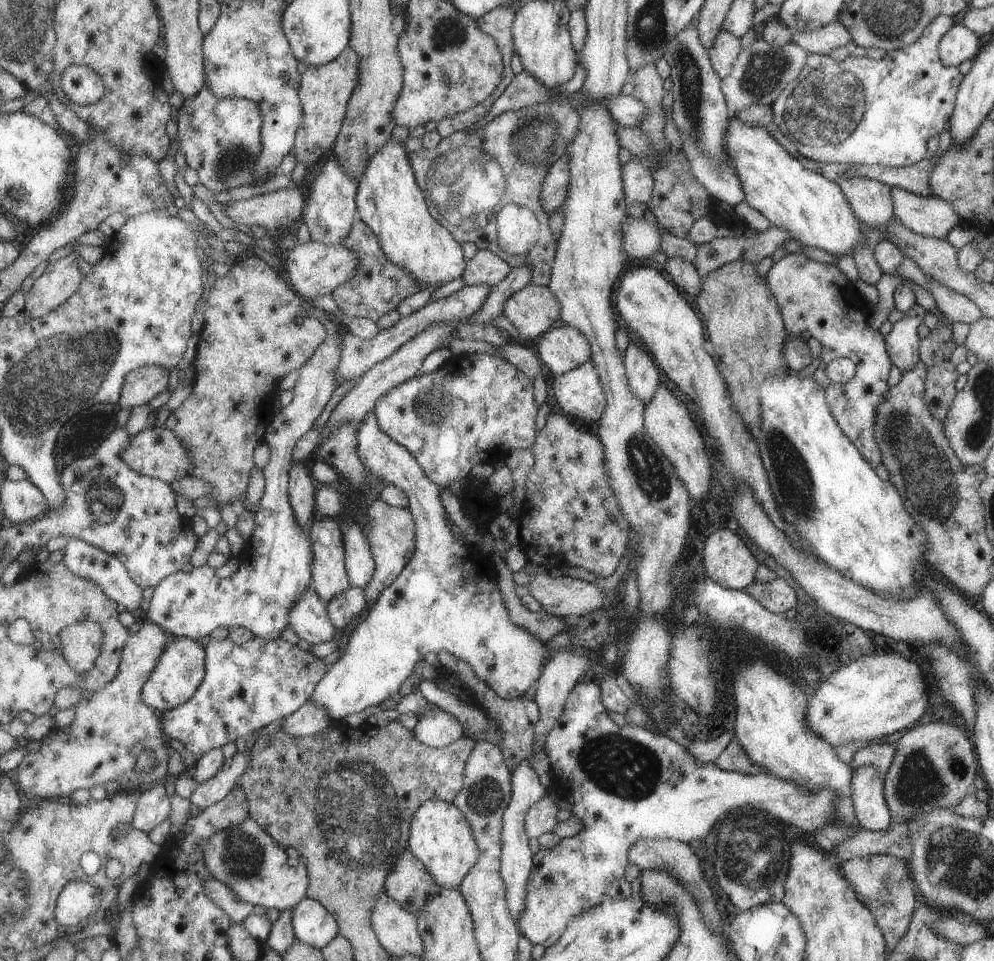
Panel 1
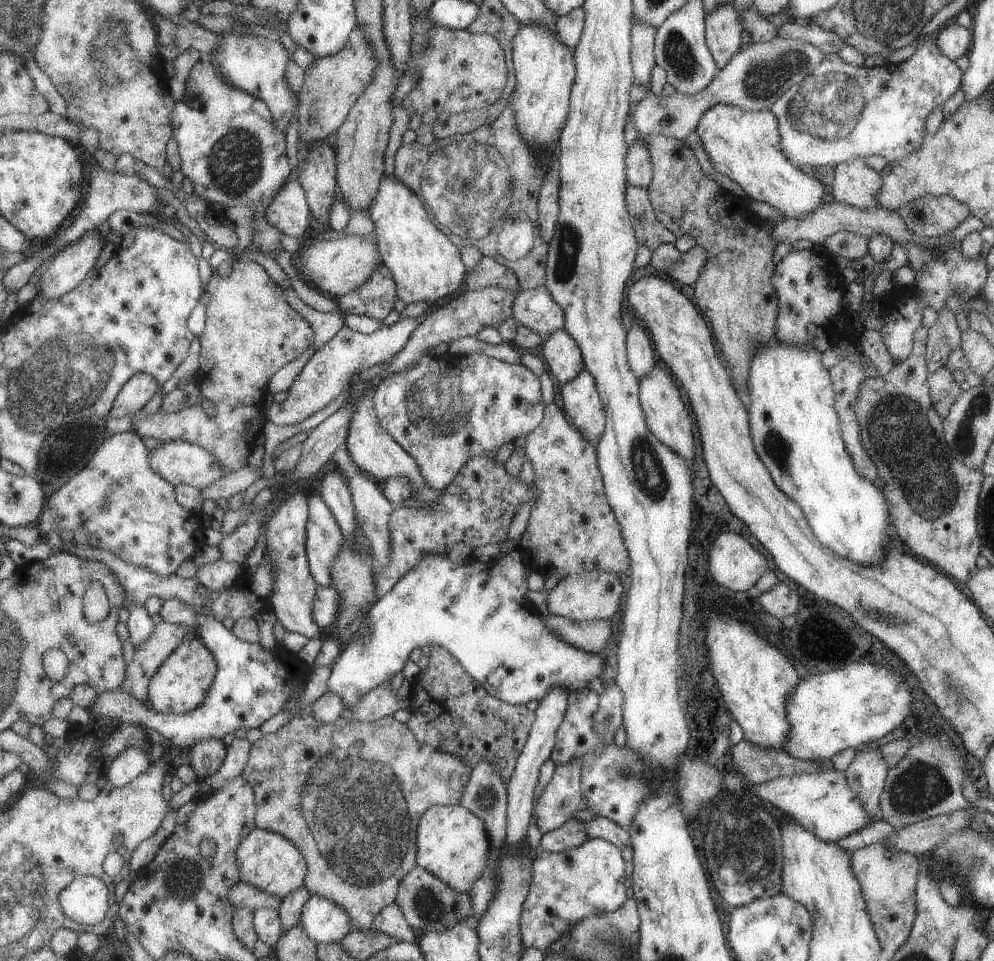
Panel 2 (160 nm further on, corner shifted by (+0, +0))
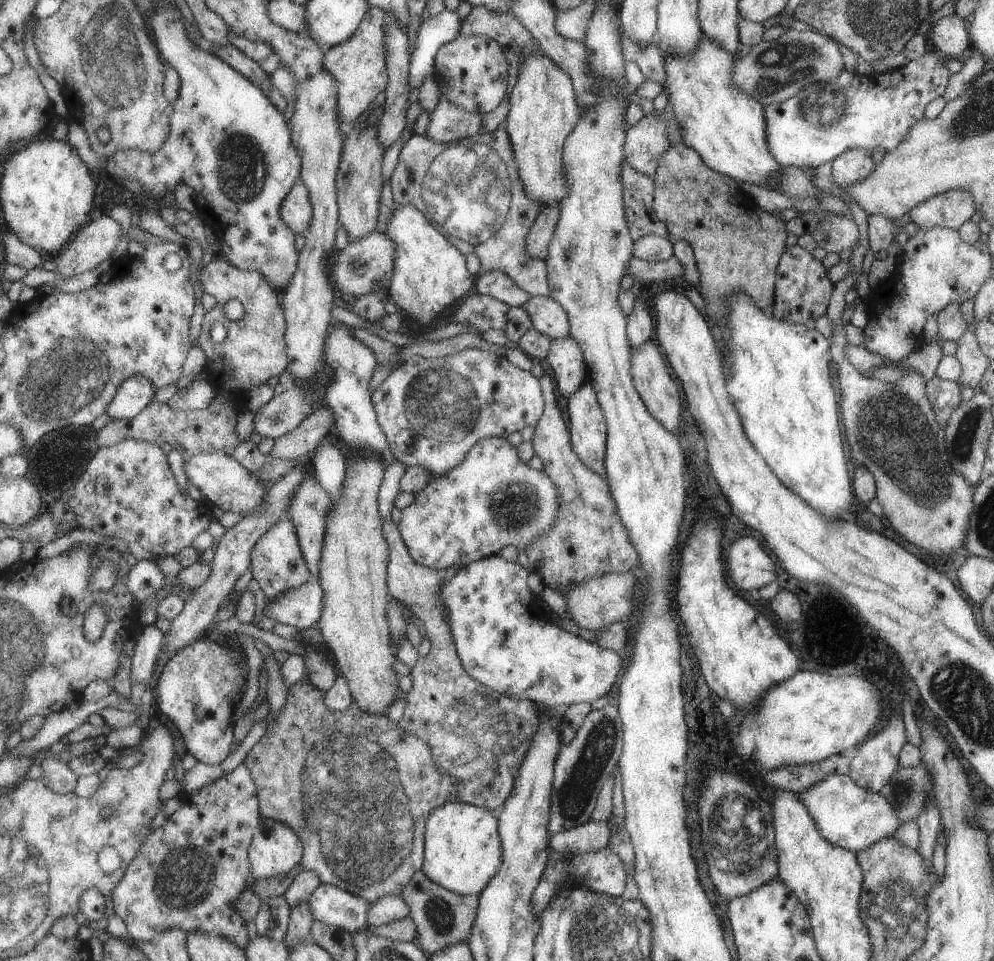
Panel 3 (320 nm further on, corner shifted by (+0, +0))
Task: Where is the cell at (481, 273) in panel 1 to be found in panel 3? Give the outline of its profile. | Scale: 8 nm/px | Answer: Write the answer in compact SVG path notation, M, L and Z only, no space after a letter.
M480 271L474 280L475 292L501 301L508 307L522 307L530 297L506 274L499 271Z

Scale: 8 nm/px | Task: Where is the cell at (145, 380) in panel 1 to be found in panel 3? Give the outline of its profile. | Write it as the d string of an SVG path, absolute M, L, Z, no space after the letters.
M131 375L118 388L107 414L113 419L135 418L146 406L154 401L154 382L143 375Z

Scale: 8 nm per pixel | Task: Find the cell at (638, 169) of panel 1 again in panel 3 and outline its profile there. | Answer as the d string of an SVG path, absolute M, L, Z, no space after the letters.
M643 115L627 129L623 152L630 167L652 178L658 158L671 146L666 124L661 117Z

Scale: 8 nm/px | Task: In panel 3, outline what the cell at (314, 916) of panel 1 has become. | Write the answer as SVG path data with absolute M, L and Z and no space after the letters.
M322 882L311 895L309 904L314 917L332 927L352 933L366 926L368 902L338 886Z

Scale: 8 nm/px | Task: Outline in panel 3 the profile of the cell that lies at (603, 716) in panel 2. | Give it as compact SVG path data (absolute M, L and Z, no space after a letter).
M615 704L599 710L590 710L584 721L577 727L573 738L559 751L554 764L550 820L547 824L547 830L552 835L589 822L589 815L595 808L603 781L611 774L613 766L620 759L619 754L622 754L622 720L619 720L619 717Z

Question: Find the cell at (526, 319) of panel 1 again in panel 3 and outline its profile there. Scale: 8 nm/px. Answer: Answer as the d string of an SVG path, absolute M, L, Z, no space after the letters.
M530 296L521 307L527 312L532 327L551 340L570 336L564 308L549 297Z

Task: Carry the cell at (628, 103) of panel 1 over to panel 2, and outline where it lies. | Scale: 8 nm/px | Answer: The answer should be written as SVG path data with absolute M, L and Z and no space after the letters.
M775 36L765 42L751 42L748 45L741 46L731 57L731 60L729 60L723 68L718 69L717 74L711 79L711 82L703 90L694 95L684 95L675 92L668 97L664 97L649 92L640 101L634 104L631 109L629 122L634 124L639 136L663 135L683 141L685 136L694 130L703 111L706 111L715 103L729 103L730 105L737 105L739 108L747 111L769 110L773 102L775 102L785 90L790 86L799 84L807 75L814 74L815 68L821 62L823 55L824 52L820 48L797 39L780 39Z

